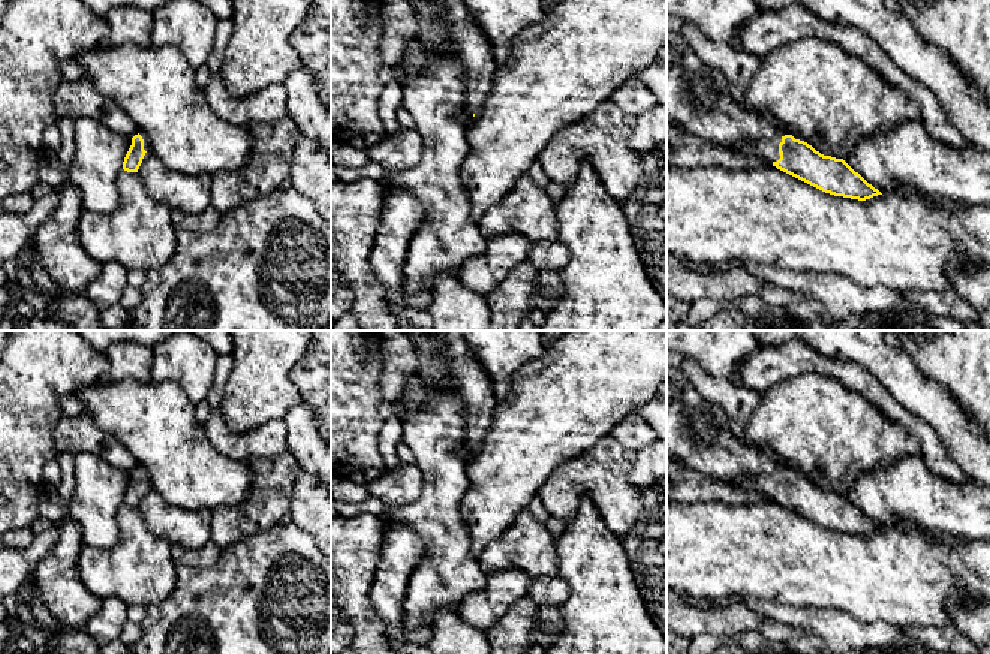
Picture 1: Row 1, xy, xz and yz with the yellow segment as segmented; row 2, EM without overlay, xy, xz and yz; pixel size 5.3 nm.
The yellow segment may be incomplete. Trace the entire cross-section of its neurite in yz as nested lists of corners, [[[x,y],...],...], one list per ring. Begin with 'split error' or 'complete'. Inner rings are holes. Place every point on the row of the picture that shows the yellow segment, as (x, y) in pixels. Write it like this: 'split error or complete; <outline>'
split error; [[[666,31],[666,124],[732,151],[753,151],[834,196],[866,201],[882,195],[843,159],[824,156],[792,135],[782,136],[743,108],[723,72],[704,63],[680,31]]]

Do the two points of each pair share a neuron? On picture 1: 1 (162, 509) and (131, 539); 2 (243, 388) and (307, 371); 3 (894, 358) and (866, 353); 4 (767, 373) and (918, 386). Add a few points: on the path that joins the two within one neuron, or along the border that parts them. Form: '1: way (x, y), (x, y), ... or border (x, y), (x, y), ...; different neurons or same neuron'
1: border (137, 508), (144, 524), (171, 545); different neurons
2: border (307, 346), (289, 371), (289, 380), (300, 400); different neurons
3: way (887, 358), (876, 358), (873, 355); same neuron
4: border (852, 362), (864, 368), (905, 409); different neurons

